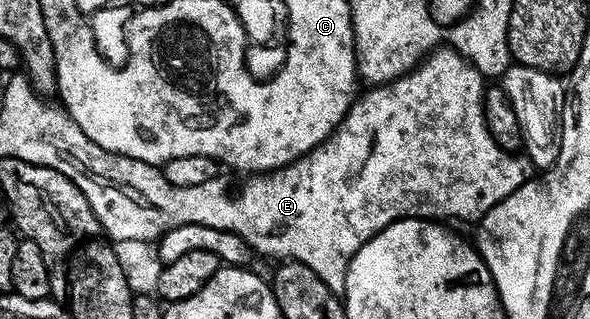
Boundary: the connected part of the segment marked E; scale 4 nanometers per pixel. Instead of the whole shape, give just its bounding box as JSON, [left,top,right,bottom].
[182,45,528,296]

